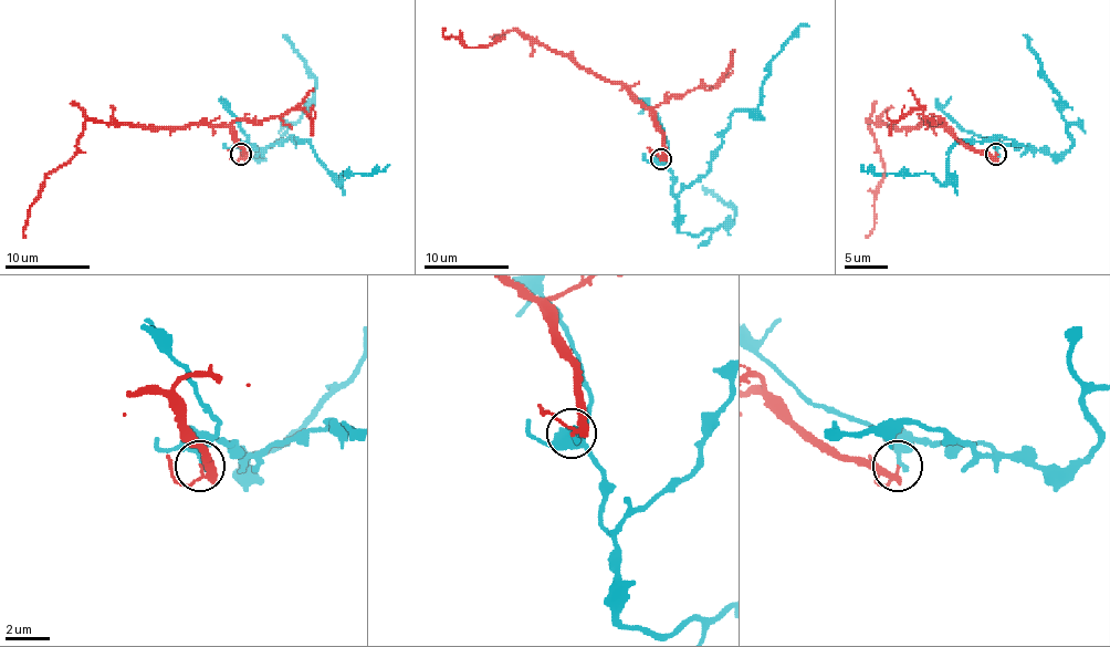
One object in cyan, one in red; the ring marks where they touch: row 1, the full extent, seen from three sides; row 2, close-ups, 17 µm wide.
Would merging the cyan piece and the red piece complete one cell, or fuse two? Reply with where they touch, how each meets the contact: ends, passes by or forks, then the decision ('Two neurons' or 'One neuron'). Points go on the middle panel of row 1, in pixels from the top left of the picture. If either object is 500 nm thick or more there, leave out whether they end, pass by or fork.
Place: (660, 158). At the ring cyan ends. At the ring red passes by. Two neurons

